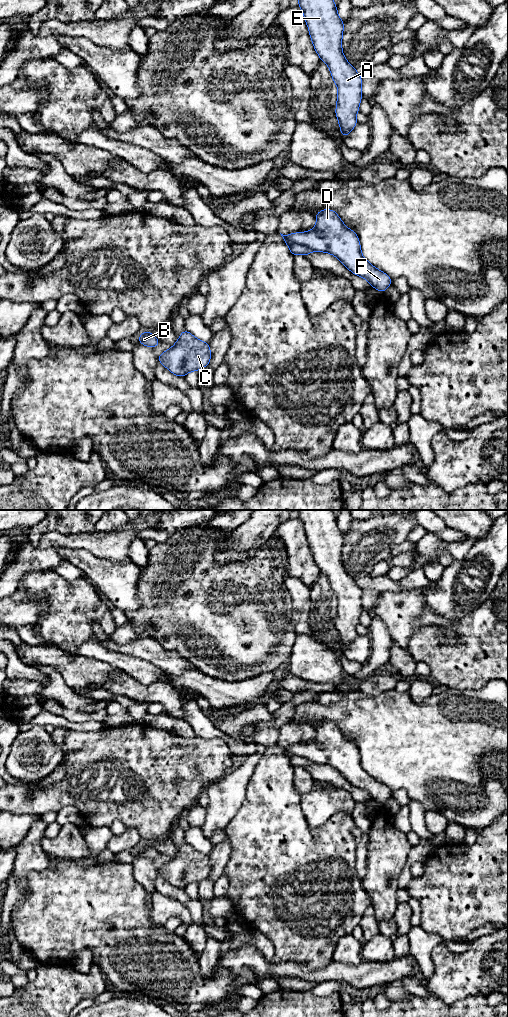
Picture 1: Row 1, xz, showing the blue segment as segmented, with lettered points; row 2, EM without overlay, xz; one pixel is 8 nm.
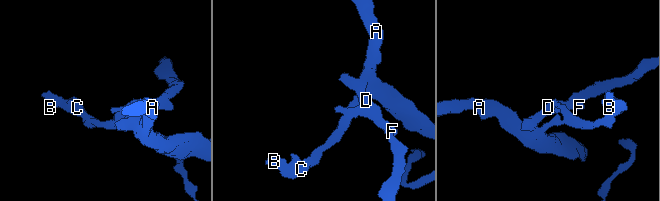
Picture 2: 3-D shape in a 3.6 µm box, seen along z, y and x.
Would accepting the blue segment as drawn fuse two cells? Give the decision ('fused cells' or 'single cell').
fused cells

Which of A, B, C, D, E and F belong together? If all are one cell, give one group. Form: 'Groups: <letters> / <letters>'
Groups: A B C E / D F

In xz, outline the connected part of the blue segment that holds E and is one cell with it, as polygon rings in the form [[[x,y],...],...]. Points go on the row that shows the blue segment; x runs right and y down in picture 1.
[[[298,0],[309,34],[320,60],[325,62],[338,87],[335,114],[342,138],[357,125],[356,114],[362,98],[362,76],[344,57],[344,22],[333,0]]]

